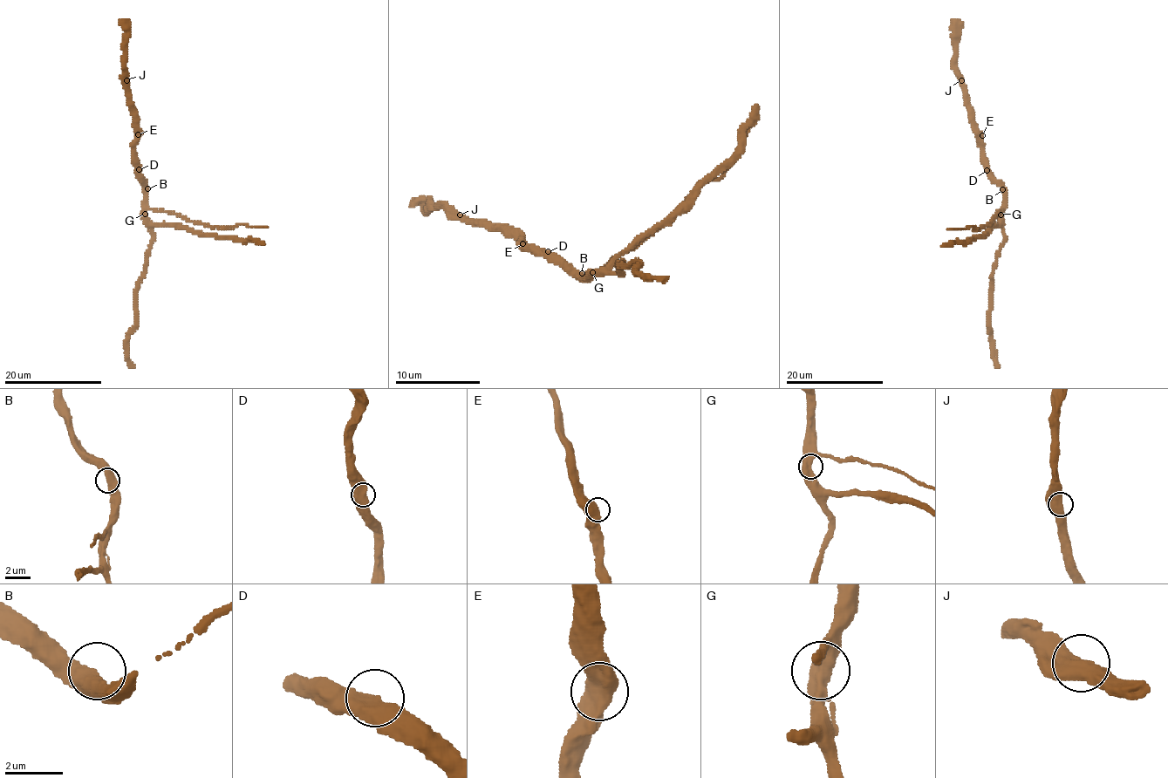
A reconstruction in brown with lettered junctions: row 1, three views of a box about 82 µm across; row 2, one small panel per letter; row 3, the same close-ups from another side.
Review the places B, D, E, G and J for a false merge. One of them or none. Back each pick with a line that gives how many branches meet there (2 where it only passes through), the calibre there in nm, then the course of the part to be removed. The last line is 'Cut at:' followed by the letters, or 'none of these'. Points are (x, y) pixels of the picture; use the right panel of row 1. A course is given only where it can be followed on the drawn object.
Cut at: none of these

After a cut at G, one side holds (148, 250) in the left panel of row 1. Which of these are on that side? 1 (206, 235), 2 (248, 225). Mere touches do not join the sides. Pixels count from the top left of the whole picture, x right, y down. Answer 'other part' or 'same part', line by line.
1: same part
2: other part

